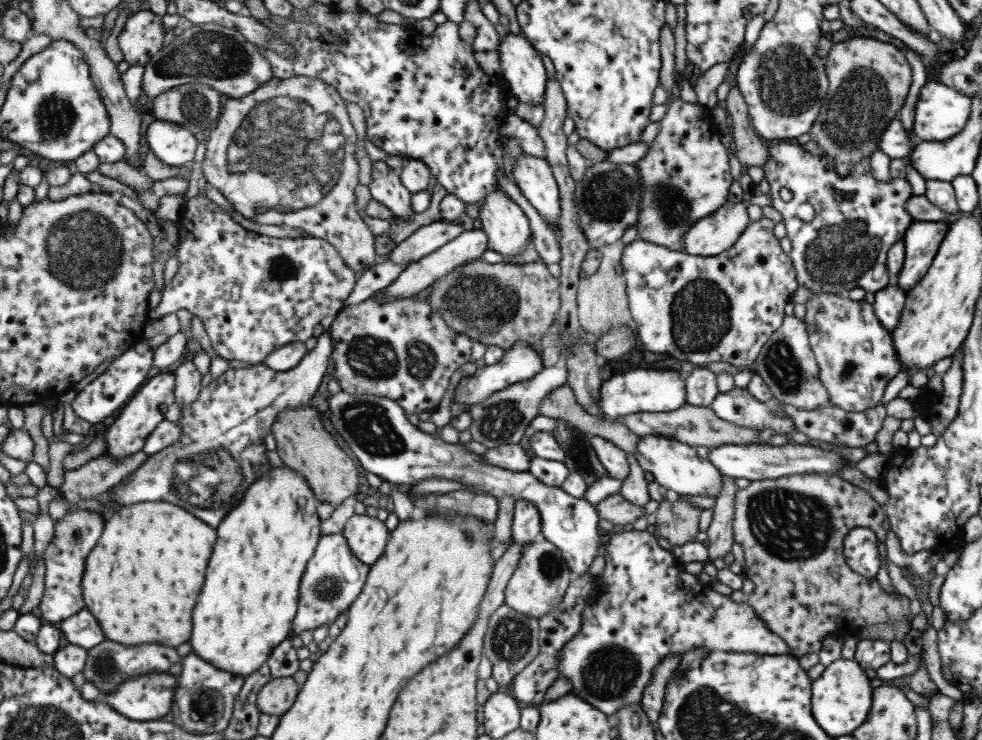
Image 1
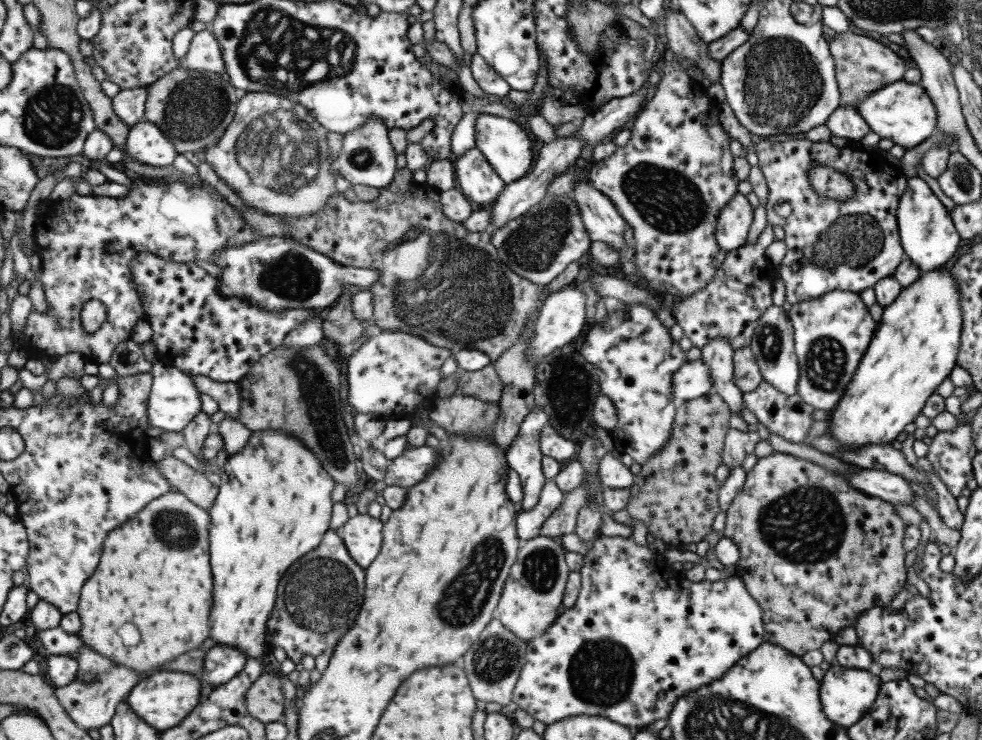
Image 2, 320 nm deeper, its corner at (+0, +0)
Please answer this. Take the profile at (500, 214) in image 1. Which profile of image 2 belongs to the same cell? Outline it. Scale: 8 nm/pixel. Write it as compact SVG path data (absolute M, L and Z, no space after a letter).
M479 147L470 148L454 160L458 188L479 207L491 208L501 198L507 183Z

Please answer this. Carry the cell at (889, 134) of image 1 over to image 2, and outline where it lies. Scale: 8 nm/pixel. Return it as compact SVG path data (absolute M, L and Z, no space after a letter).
M841 104L833 109L824 125L831 135L854 143L858 143L870 131L863 118L853 107L843 107Z

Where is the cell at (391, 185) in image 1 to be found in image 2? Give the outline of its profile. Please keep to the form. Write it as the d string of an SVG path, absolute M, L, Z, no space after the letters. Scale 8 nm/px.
M373 115L370 119L366 120L365 125L345 134L343 148L333 158L335 170L338 171L338 174L351 185L364 184L365 186L379 189L389 187L398 171L398 152L392 145L390 131L390 128L381 117Z

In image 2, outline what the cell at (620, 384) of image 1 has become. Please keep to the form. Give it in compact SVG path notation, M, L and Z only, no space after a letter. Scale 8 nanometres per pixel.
M701 360L685 361L672 376L672 395L676 403L693 400L712 390L709 367Z

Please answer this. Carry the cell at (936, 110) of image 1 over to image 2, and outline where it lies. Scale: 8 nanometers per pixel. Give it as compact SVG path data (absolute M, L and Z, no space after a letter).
M903 79L870 92L854 109L871 132L904 148L917 146L936 132L936 114L930 98L921 86L905 82Z

